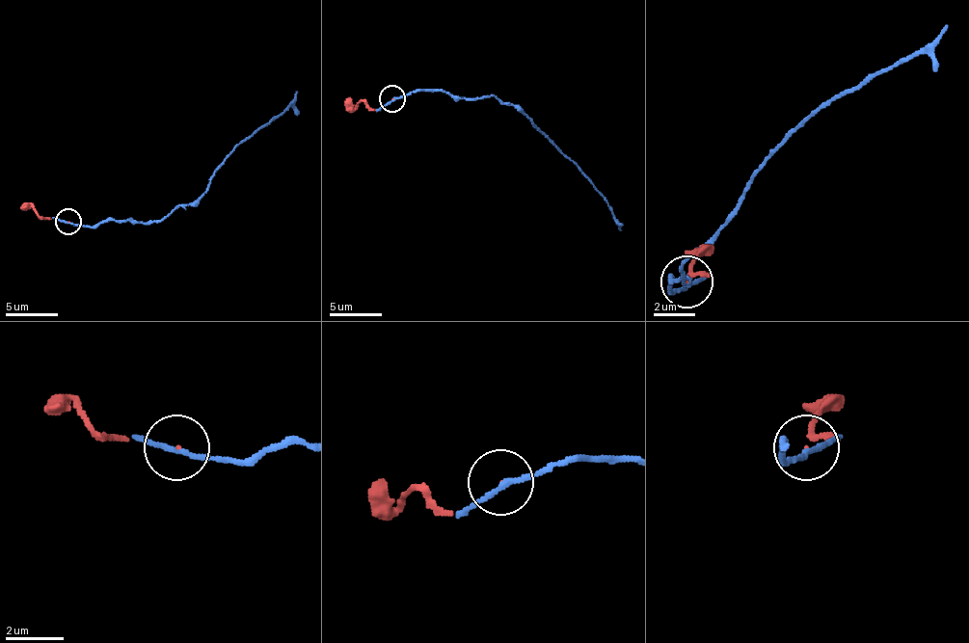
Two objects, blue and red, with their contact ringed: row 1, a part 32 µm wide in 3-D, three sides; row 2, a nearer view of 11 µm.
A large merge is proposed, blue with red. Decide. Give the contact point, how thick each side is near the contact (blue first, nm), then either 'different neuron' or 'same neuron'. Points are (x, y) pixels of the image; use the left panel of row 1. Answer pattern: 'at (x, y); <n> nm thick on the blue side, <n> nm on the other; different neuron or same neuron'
at (68, 222); 170 nm thick on the blue side, 30 nm on the other; different neuron

